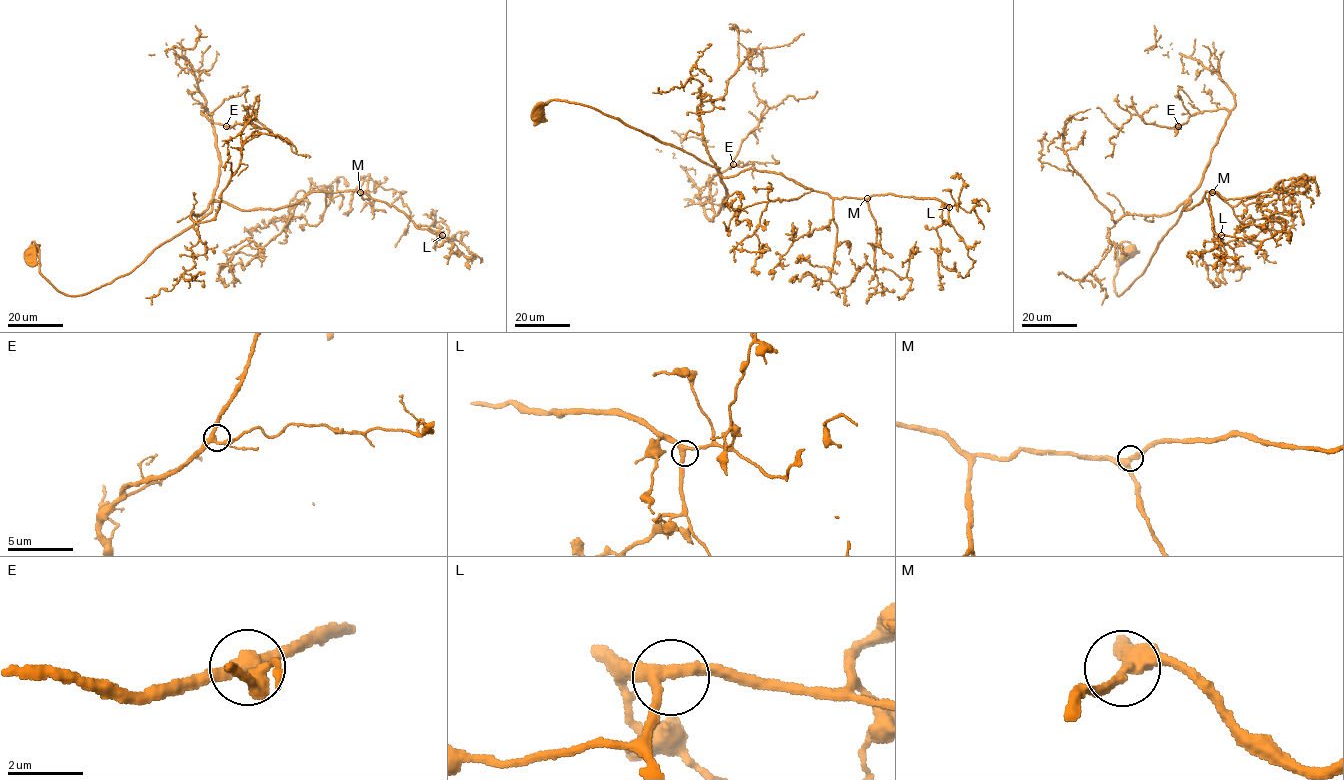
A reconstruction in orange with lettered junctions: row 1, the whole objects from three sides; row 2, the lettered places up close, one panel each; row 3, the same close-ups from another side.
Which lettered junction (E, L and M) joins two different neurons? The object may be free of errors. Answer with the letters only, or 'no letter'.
no letter

